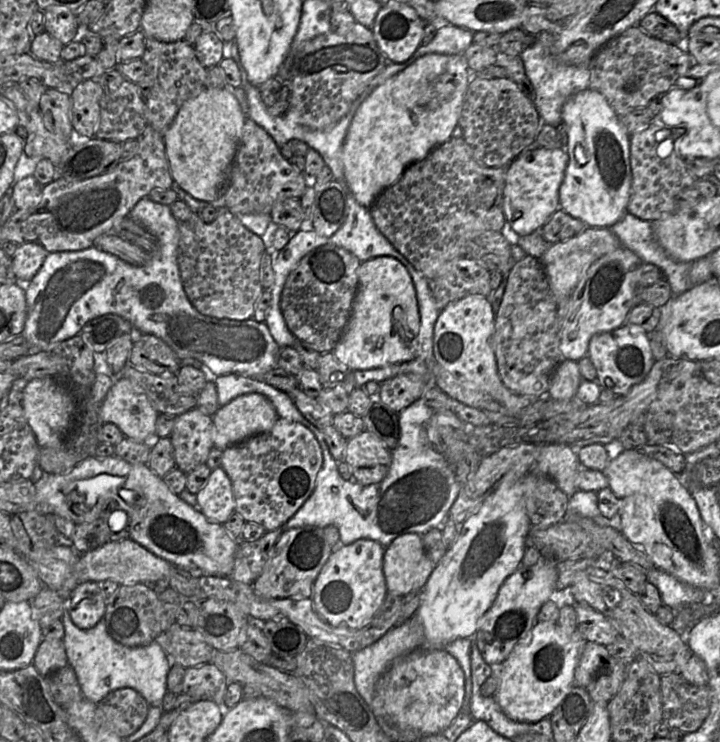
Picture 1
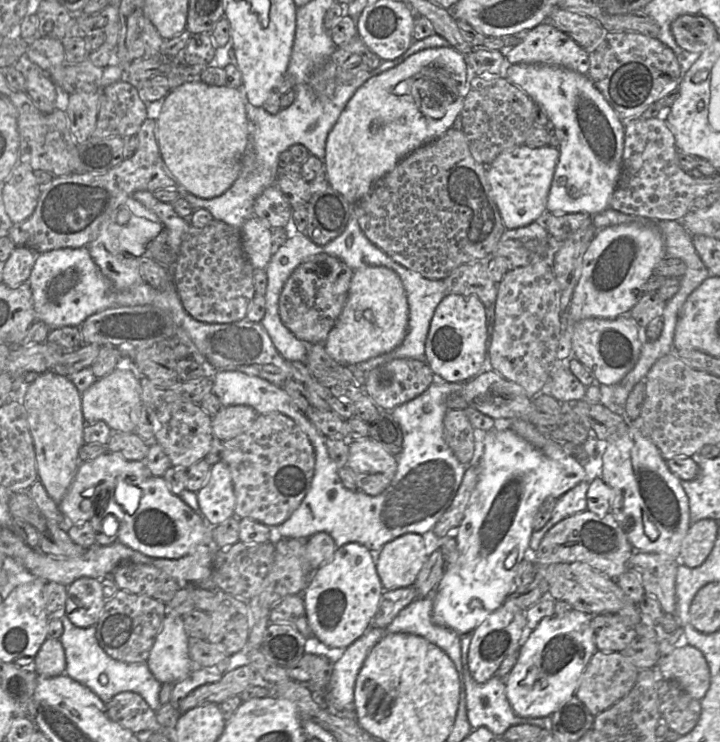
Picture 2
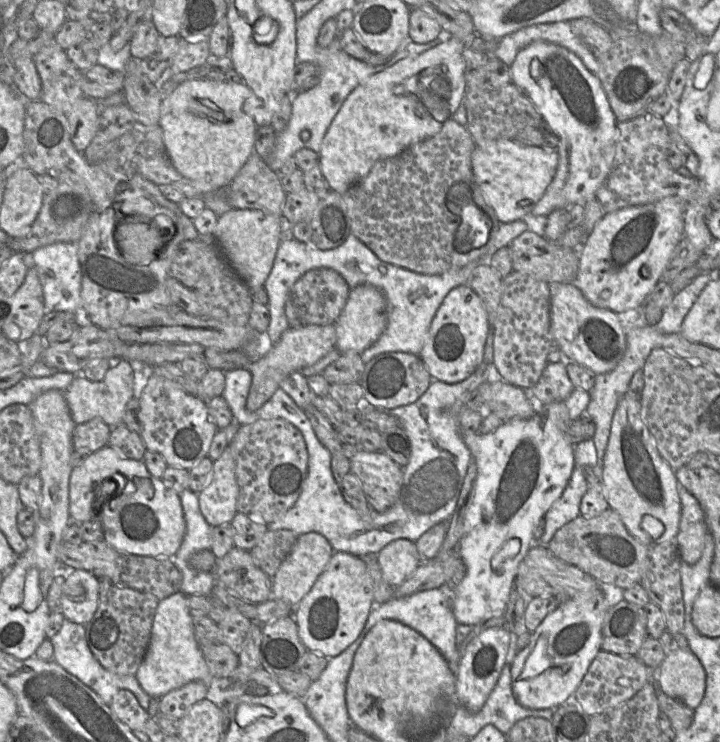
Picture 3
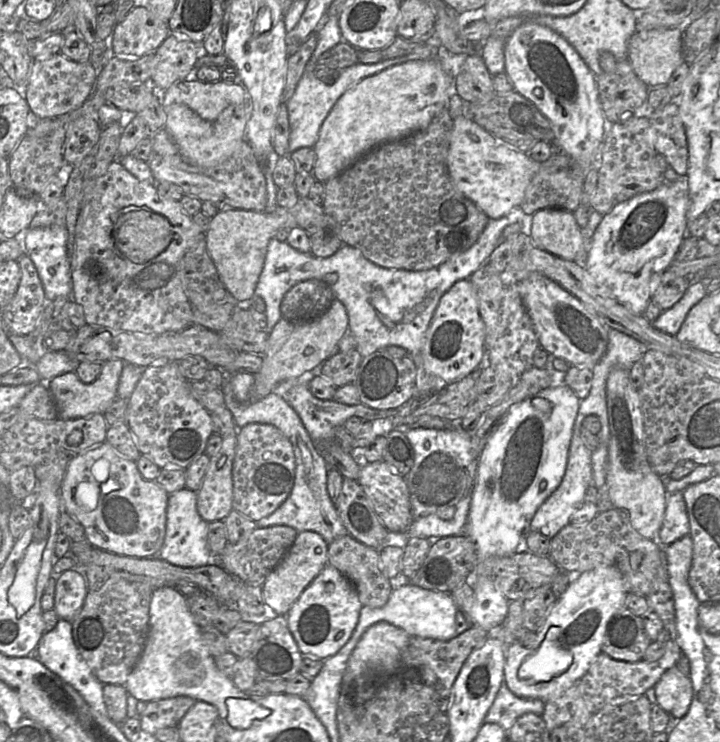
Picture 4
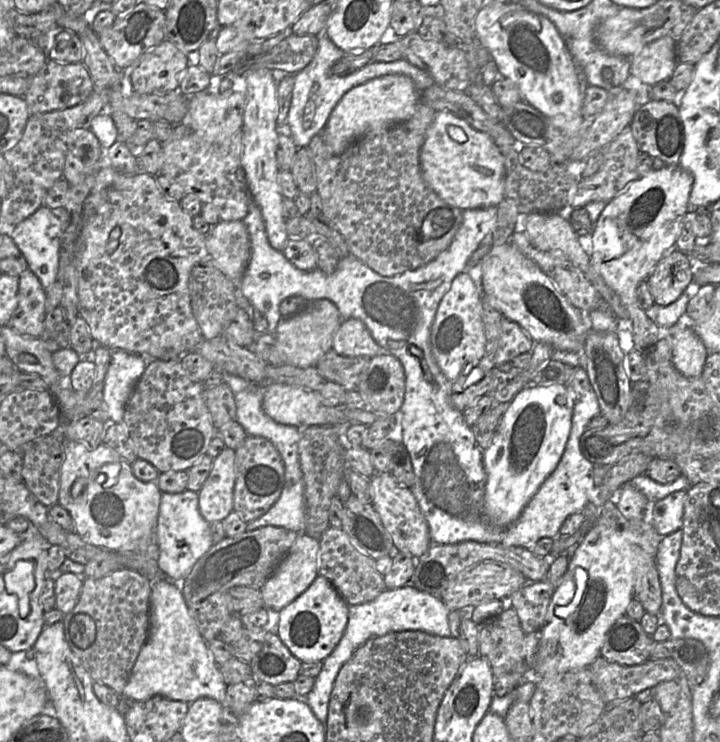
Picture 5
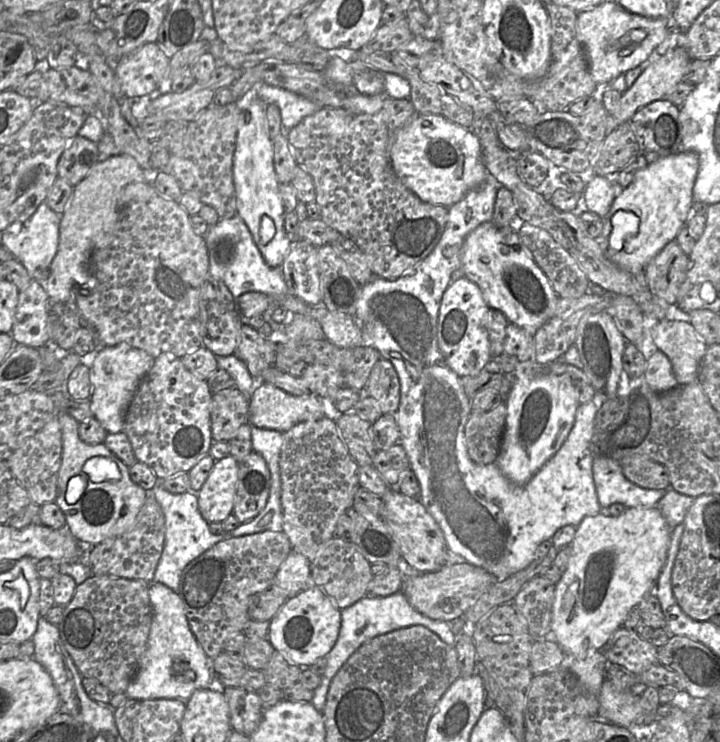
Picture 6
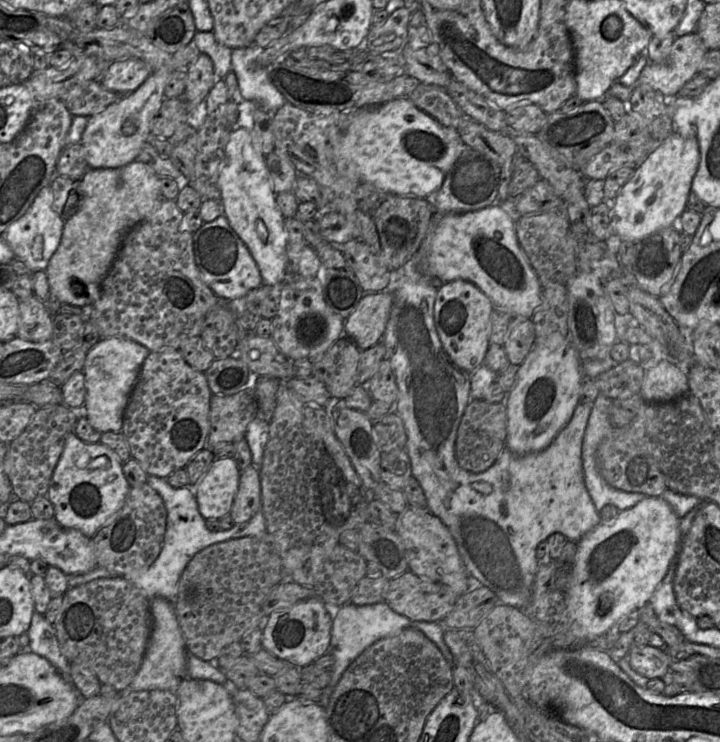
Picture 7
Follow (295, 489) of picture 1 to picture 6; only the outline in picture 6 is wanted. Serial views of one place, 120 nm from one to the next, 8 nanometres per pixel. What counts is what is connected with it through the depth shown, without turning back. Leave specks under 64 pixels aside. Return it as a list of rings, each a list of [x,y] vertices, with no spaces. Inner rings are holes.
[[[251,451],[238,463],[238,483],[233,514],[240,523],[255,518],[269,498],[271,473],[265,459]]]

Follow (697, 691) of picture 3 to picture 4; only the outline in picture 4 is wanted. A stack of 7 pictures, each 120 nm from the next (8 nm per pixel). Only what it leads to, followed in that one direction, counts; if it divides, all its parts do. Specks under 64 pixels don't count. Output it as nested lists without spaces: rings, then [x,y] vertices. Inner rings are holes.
[[[677,666],[663,673],[654,690],[657,703],[672,720],[679,720],[688,712],[693,698],[692,683]]]

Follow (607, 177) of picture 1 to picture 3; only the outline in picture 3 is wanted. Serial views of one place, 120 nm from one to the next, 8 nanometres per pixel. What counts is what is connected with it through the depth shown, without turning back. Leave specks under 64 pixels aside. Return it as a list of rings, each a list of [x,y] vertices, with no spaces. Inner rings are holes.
[[[543,41],[531,43],[521,49],[509,68],[511,83],[531,100],[552,128],[553,134],[558,137],[558,165],[555,175],[530,214],[547,216],[555,209],[569,209],[573,204],[583,206],[587,200],[595,197],[596,190],[605,181],[613,162],[617,141],[617,120],[599,79],[586,68],[576,54],[562,46]]]

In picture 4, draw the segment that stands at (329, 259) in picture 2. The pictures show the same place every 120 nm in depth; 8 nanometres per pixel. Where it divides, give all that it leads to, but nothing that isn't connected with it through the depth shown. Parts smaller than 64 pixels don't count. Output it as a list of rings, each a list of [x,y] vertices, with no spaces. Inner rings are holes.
[[[309,279],[299,282],[282,299],[282,318],[292,322],[316,319],[329,309],[334,299],[330,286],[321,280]]]

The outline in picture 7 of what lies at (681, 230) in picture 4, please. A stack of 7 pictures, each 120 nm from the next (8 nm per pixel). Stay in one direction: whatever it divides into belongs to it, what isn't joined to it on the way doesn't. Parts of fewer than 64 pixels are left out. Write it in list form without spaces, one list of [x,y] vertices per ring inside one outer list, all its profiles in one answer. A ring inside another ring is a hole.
[[[675,131],[657,143],[635,166],[631,178],[611,203],[613,234],[617,234],[623,241],[636,242],[658,230],[673,226],[675,220],[687,209],[686,203],[699,158],[696,137],[684,138]]]

